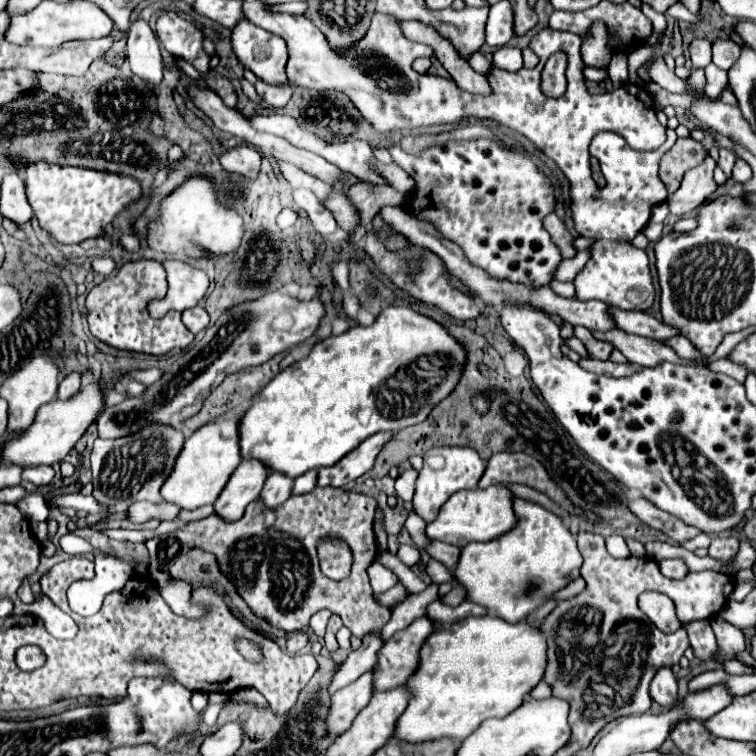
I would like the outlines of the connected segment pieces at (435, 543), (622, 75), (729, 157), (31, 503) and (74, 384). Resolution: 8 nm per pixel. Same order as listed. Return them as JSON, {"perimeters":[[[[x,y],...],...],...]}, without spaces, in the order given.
{"perimeters":[[[[428,540],[428,544],[424,546],[424,550],[428,552],[428,556],[436,558],[438,562],[442,562],[446,568],[454,568],[458,556],[460,556],[460,548],[454,544],[446,544],[440,540]]],[[[614,53],[608,68],[614,89],[628,83],[628,61],[624,53]]],[[[720,148],[720,158],[718,158],[718,168],[722,168],[722,172],[726,176],[730,176],[732,172],[732,166],[734,166],[734,160],[736,160],[736,154],[732,150],[726,150],[726,148]]],[[[30,494],[30,496],[26,496],[24,500],[20,500],[18,508],[32,522],[44,522],[44,520],[48,520],[48,514],[50,514],[50,510],[48,510],[42,494]]],[[[68,374],[62,382],[60,382],[60,388],[58,388],[58,400],[68,400],[72,396],[76,396],[76,392],[80,390],[80,374]]]]}

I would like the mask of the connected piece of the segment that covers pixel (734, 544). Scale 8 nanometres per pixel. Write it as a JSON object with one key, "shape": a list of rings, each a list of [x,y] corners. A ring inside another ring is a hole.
{"shape":[[[714,538],[710,548],[708,548],[708,554],[716,560],[730,560],[738,550],[738,540],[734,538]]]}

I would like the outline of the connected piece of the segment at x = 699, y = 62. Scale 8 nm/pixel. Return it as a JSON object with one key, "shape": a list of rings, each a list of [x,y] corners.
{"shape":[[[694,40],[690,44],[690,60],[692,60],[694,68],[706,68],[712,62],[710,40]]]}

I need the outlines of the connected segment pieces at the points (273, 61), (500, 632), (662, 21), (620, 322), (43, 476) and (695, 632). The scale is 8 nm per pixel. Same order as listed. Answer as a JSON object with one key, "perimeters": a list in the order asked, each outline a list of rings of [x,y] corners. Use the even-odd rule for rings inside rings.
{"perimeters":[[[[242,20],[234,28],[232,48],[240,62],[264,82],[286,82],[284,66],[288,60],[288,50],[280,36],[252,24],[250,20]]],[[[492,614],[480,618],[468,616],[464,620],[458,620],[440,632],[432,632],[426,638],[426,644],[420,648],[418,668],[404,684],[410,694],[410,702],[406,712],[402,712],[402,716],[396,720],[392,738],[404,742],[452,738],[456,742],[462,742],[486,718],[504,718],[514,708],[518,708],[524,696],[542,680],[544,668],[546,668],[546,640],[538,630],[530,628],[526,622],[508,624]]],[[[642,4],[642,12],[650,18],[650,22],[654,24],[654,32],[658,34],[658,32],[664,32],[664,28],[666,28],[666,18],[664,18],[664,14],[660,14],[660,12],[656,12],[650,4]]],[[[610,308],[610,312],[614,316],[616,326],[628,334],[638,334],[638,336],[654,338],[654,340],[668,340],[672,336],[680,336],[680,332],[676,332],[676,328],[650,316],[648,312],[620,310],[620,308]]],[[[36,466],[36,468],[26,468],[22,472],[22,478],[32,482],[34,486],[48,486],[54,478],[54,468],[52,466]]],[[[698,620],[692,624],[686,624],[686,632],[690,636],[690,646],[694,648],[696,658],[700,660],[710,660],[712,654],[716,652],[716,640],[714,640],[714,632],[710,628],[708,620]]]]}

